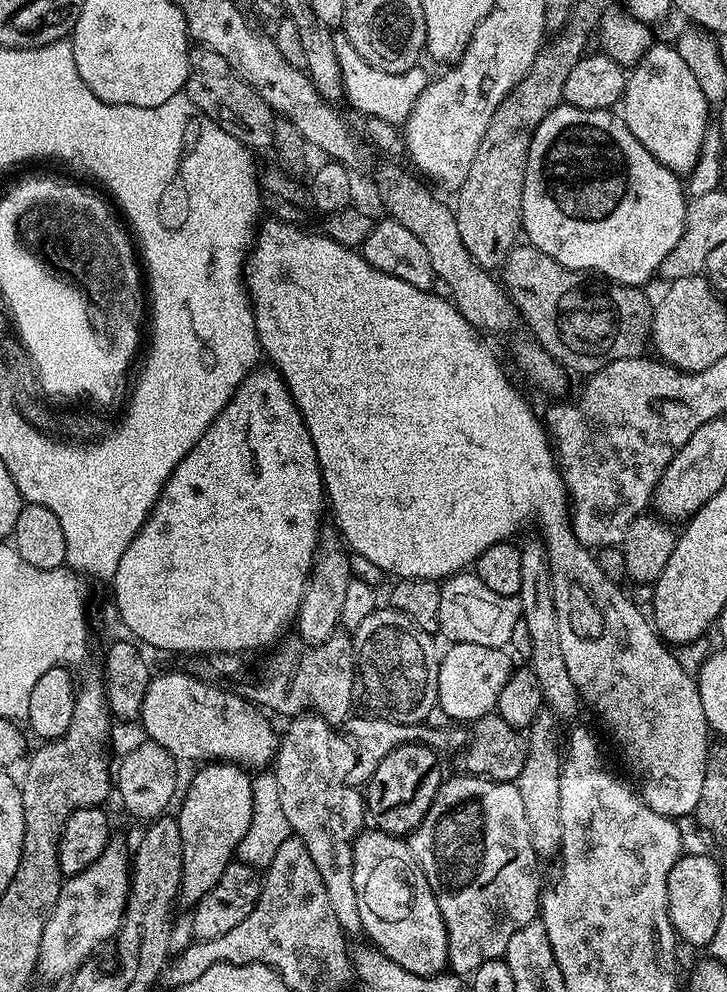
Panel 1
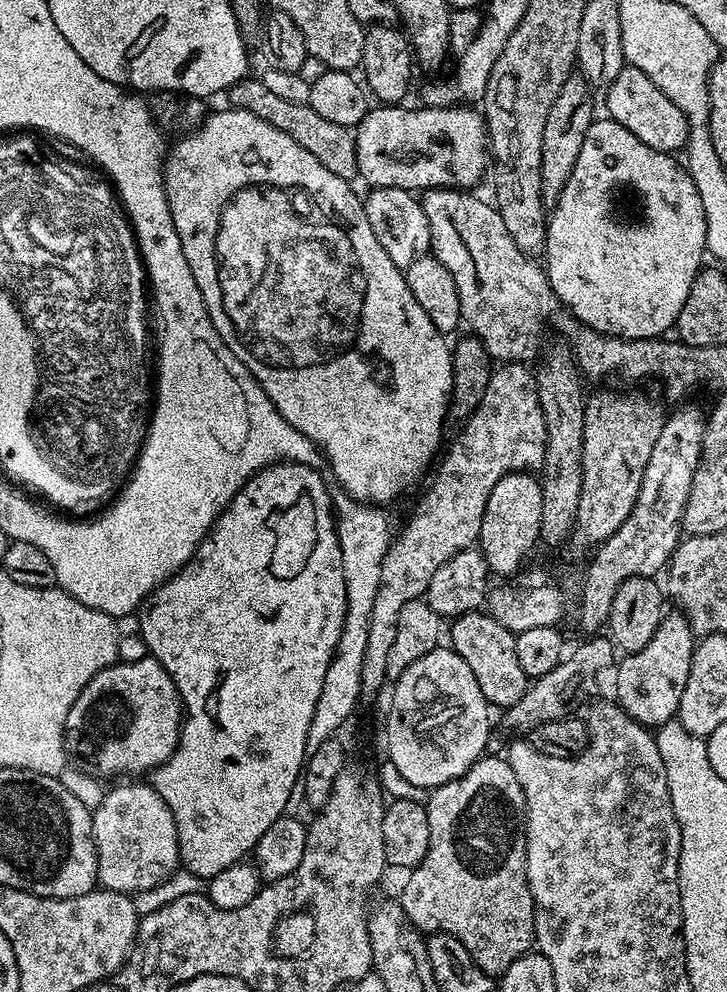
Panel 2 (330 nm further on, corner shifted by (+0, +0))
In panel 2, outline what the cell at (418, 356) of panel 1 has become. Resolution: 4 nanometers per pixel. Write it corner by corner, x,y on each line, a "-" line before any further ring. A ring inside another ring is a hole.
231,106
225,107
225,109
225,112
214,113
213,111
204,117
203,124
197,130
181,135
177,139
180,141
173,148
171,145
164,161
164,193
170,206
170,218
174,218
174,230
178,230
178,238
182,242
182,254
186,254
186,262
190,262
190,274
194,274
194,282
198,282
198,290
202,290
206,310
210,314
210,318
214,322
214,330
218,330
222,342
226,342
226,346
230,346
230,350
248,367
250,374
259,380
262,390
268,395
270,402
274,402
278,414
282,414
282,418
286,418
286,422
290,422
290,426
294,426
294,430
306,434
306,438
310,438
310,442
316,444
316,447
326,457
326,464
328,460
329,466
332,467
332,472
336,475
337,482
340,483
337,485
355,500
360,500
364,504
385,506
384,504
390,503
391,500
398,499
415,482
419,472
424,472
431,466
432,459
435,458
436,451
440,448
440,439
444,436
444,416
446,420
450,412
452,348
444,341
447,340
445,333
439,332
435,328
434,323
422,310
417,299
414,298
414,294
411,293
410,286
405,280
405,273
398,266
394,266
394,262
390,262
390,258
386,255
386,250
382,250
382,246
378,246
378,238
374,238
374,230
370,230
370,218
366,218
361,193
356,193
352,189
353,185
349,181
338,178
338,174
330,174
330,170
326,170
326,166
322,166
322,162
318,162
318,158
314,158
314,154
310,154
310,150
302,150
302,146
298,146
298,142
294,142
294,138
290,138
290,134
286,134
282,130
274,130
274,126
270,126
270,122
262,122
262,118
258,118
258,114
250,114
246,110

